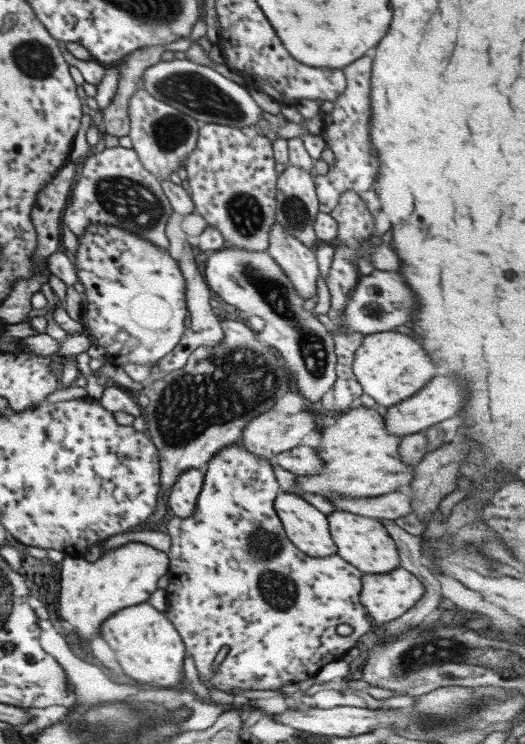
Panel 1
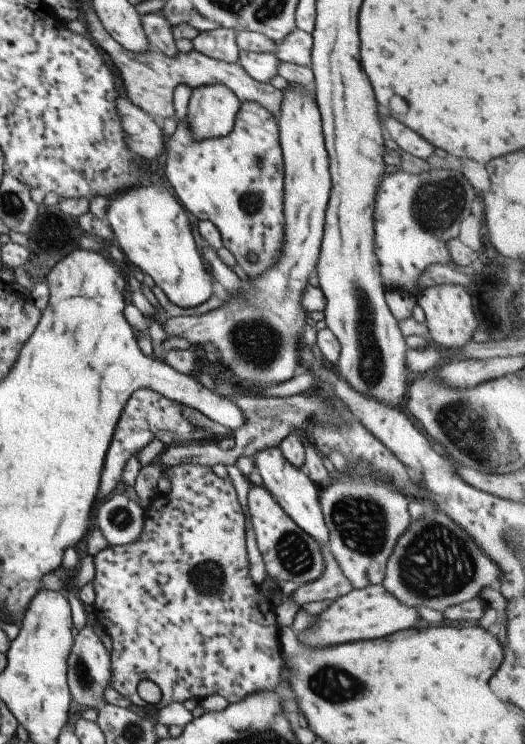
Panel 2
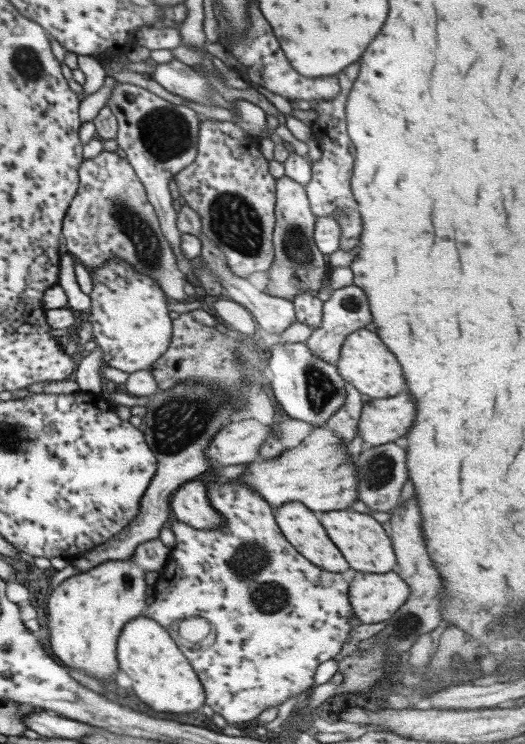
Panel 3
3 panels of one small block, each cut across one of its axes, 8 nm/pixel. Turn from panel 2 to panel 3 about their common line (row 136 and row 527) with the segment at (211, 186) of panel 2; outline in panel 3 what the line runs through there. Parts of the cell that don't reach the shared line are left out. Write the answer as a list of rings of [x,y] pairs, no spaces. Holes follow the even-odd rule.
[[[214,479],[205,480],[205,490],[209,504],[225,521],[223,528],[209,529],[200,531],[191,526],[187,526],[181,522],[173,522],[168,528],[174,534],[175,544],[170,548],[168,554],[167,564],[165,569],[160,572],[161,581],[154,586],[154,602],[143,610],[143,615],[151,618],[161,625],[173,639],[177,648],[182,652],[182,655],[187,659],[187,662],[192,666],[193,672],[197,675],[204,692],[204,704],[210,706],[213,712],[220,714],[225,722],[230,726],[249,726],[255,723],[256,716],[268,706],[277,706],[290,696],[298,695],[301,691],[310,688],[312,685],[315,669],[321,662],[332,659],[339,650],[341,644],[347,638],[349,629],[349,619],[352,616],[352,608],[349,604],[347,594],[347,582],[343,580],[343,576],[339,573],[329,574],[322,568],[312,565],[309,560],[302,557],[281,534],[273,517],[273,510],[259,495],[255,494],[253,490],[249,490],[249,486],[245,484],[237,484],[237,482],[221,482],[219,486],[213,484],[213,488],[207,486],[212,483]],[[191,615],[197,618],[203,618],[211,624],[211,634],[207,634],[207,640],[199,640],[203,646],[187,646],[189,640],[179,636],[179,624]]]

